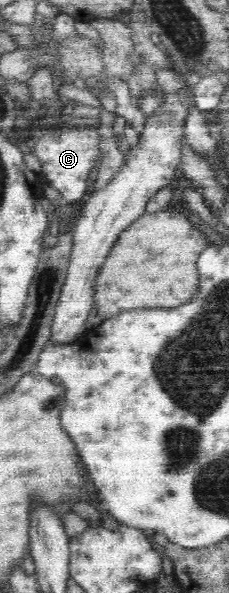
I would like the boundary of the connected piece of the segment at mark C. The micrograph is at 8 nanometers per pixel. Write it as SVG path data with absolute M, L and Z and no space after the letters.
M45 131L31 142L35 150L47 184L60 192L60 198L68 203L82 201L88 193L86 181L92 173L92 168L98 165L100 155L100 136L95 132L58 133Z

